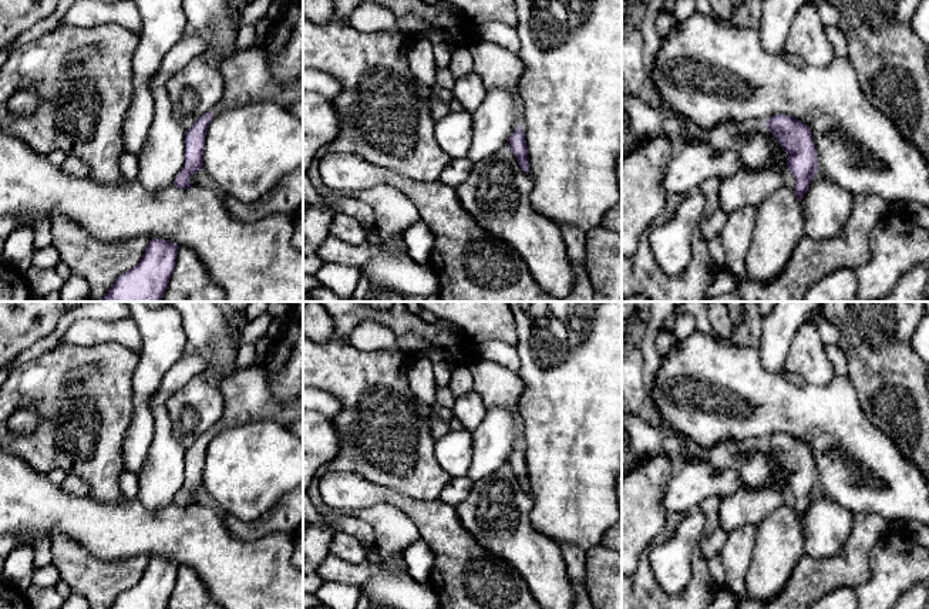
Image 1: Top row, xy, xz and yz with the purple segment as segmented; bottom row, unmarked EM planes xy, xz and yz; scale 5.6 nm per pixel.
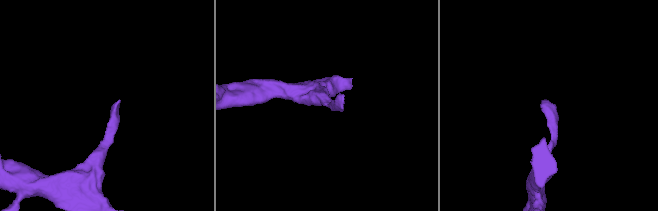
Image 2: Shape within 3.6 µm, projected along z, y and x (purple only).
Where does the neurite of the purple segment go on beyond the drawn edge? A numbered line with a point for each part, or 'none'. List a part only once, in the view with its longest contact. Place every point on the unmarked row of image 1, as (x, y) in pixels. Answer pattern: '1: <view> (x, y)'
1: xy (248, 393)

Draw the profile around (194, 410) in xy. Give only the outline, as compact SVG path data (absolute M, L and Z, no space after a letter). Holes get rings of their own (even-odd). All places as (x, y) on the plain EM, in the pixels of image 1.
M201 376L193 377L168 400L172 433L185 450L219 423L223 410L225 398L219 386L205 381Z

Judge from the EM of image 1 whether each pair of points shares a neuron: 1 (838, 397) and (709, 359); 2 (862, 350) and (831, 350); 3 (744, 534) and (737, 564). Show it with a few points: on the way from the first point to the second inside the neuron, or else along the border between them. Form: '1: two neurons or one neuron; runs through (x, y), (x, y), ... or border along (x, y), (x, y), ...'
1: one neuron; runs through (805, 399), (754, 399), (741, 392)
2: two neurons; border along (837, 345), (847, 362), (847, 376)
3: one neuron; runs through (740, 541), (737, 557)

